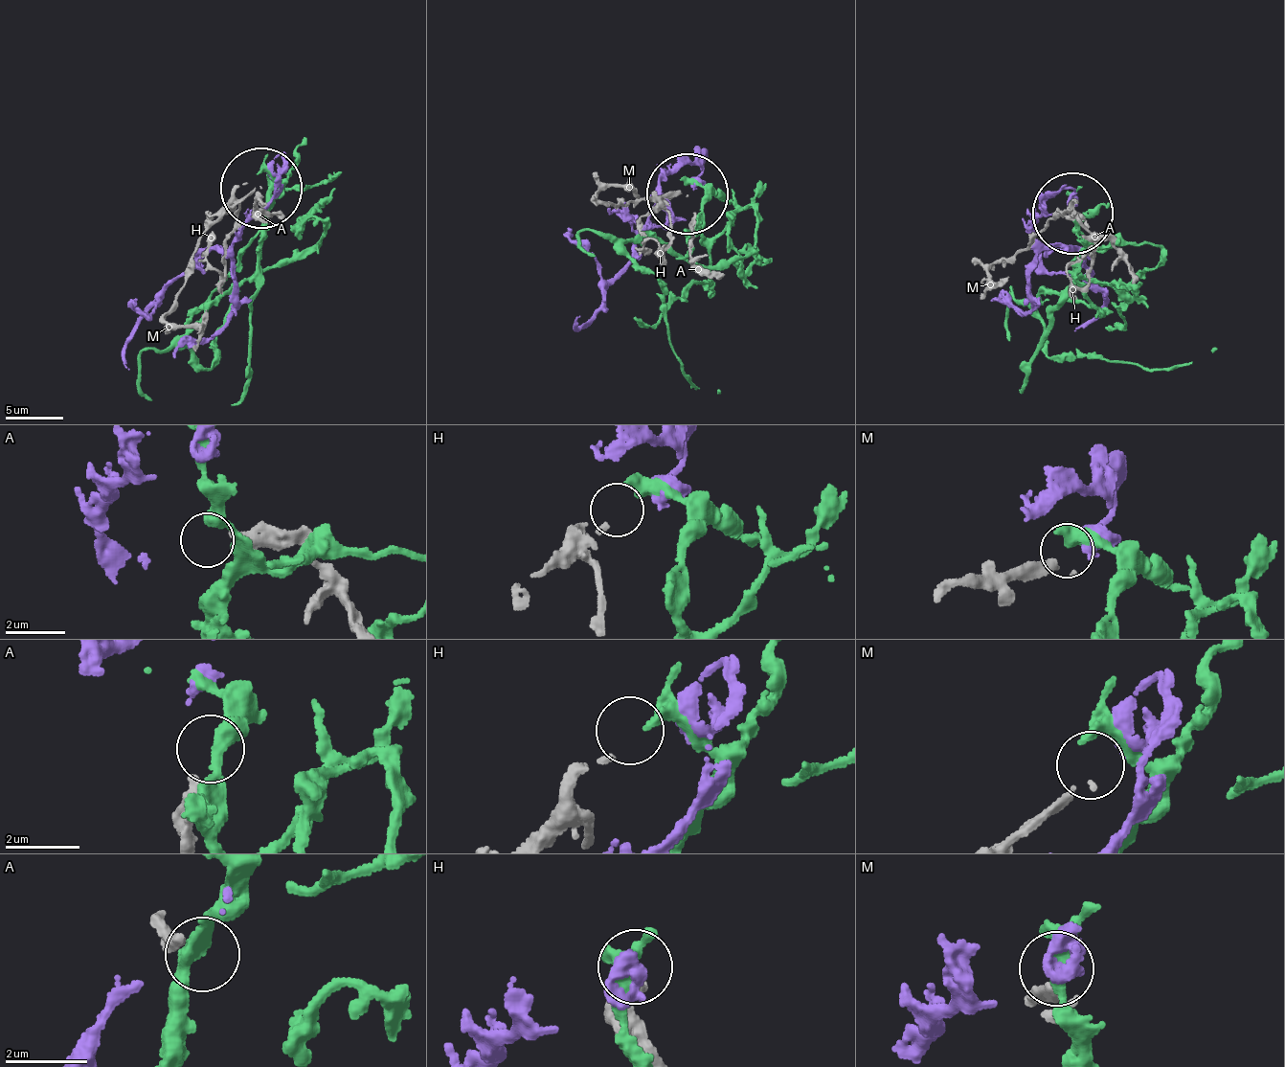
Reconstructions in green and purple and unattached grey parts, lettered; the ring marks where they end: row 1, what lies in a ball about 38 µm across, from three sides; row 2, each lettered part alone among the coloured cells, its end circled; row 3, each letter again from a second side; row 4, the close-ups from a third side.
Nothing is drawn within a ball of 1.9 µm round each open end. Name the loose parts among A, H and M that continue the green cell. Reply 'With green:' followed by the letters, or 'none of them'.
With green: H

